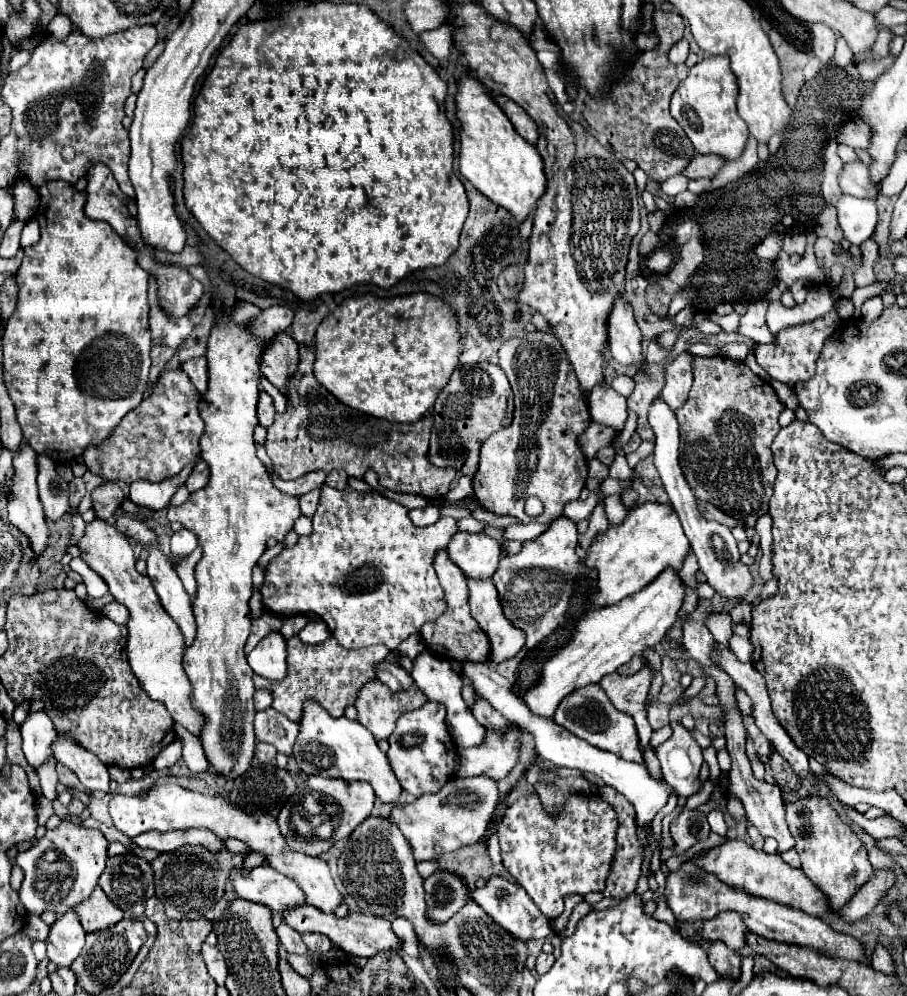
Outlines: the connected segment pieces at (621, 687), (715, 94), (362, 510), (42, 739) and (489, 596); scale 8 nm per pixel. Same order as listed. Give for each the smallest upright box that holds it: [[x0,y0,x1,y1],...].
[[600,668,652,748],[670,56,748,160],[260,486,458,650],[20,710,56,768],[468,580,526,662]]

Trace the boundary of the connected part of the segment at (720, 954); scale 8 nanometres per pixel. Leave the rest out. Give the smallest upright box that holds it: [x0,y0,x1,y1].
[708,942,740,978]

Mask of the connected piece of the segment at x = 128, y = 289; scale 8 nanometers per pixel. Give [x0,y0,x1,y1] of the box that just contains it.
[2,182,152,462]

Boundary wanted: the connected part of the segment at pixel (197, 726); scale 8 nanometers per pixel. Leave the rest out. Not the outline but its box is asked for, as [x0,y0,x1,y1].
[80,520,202,736]

